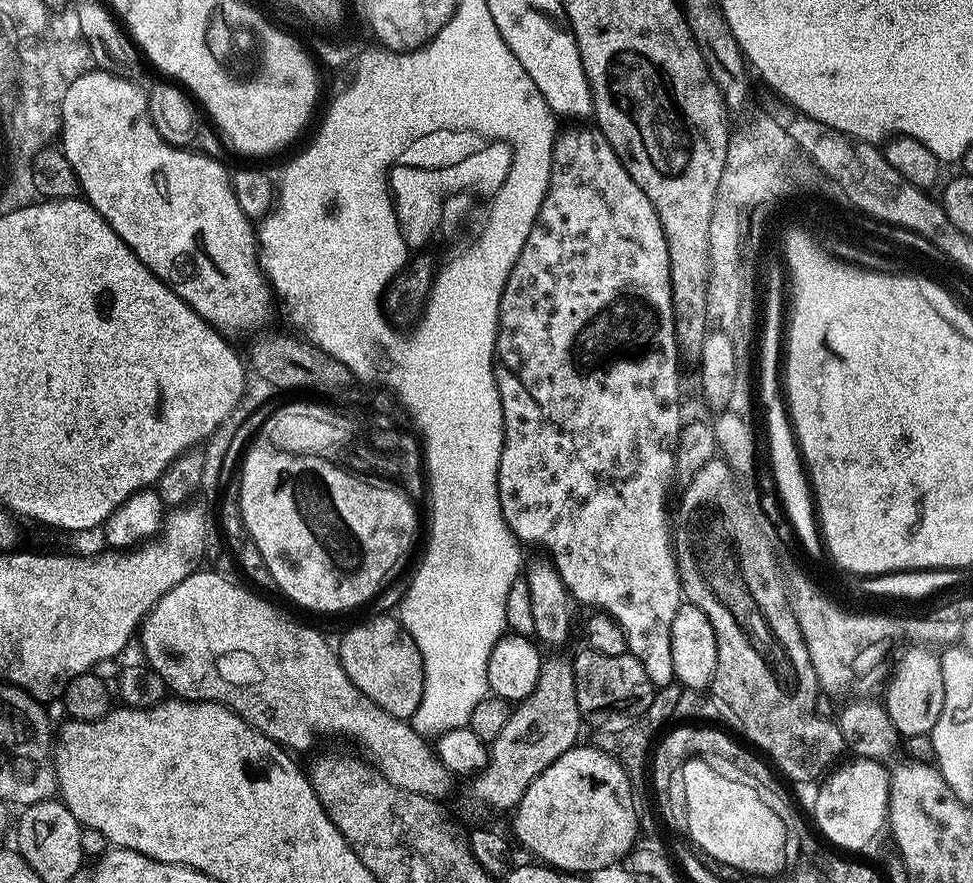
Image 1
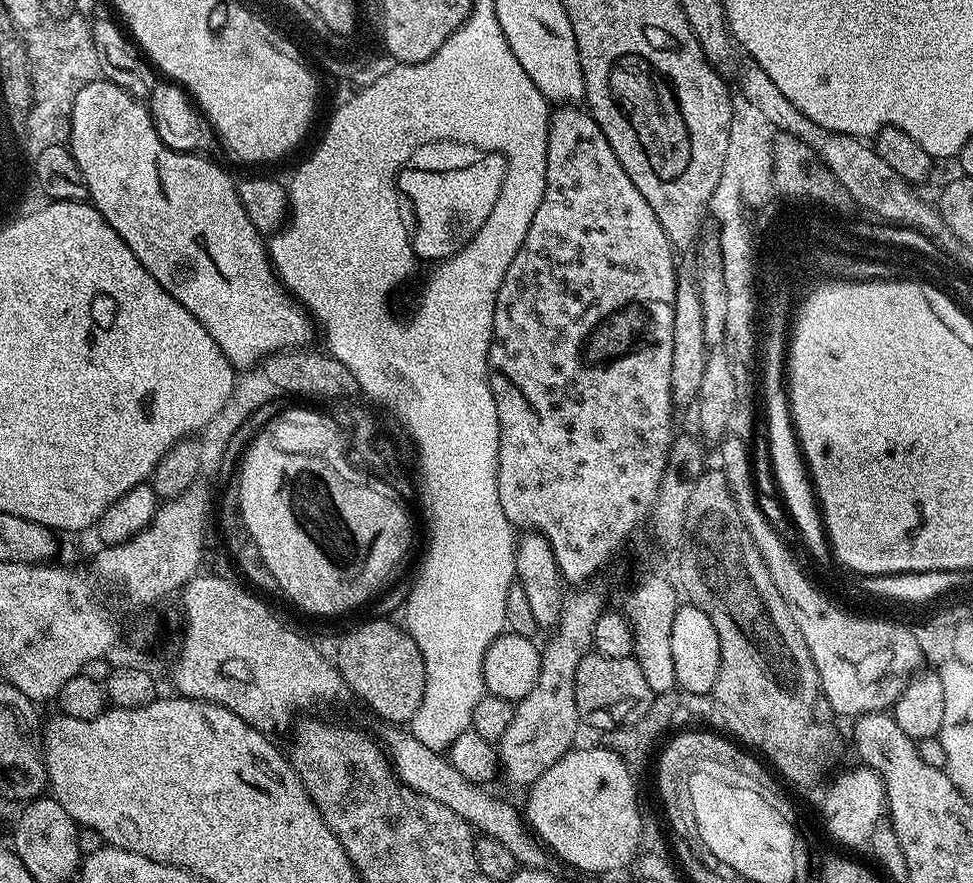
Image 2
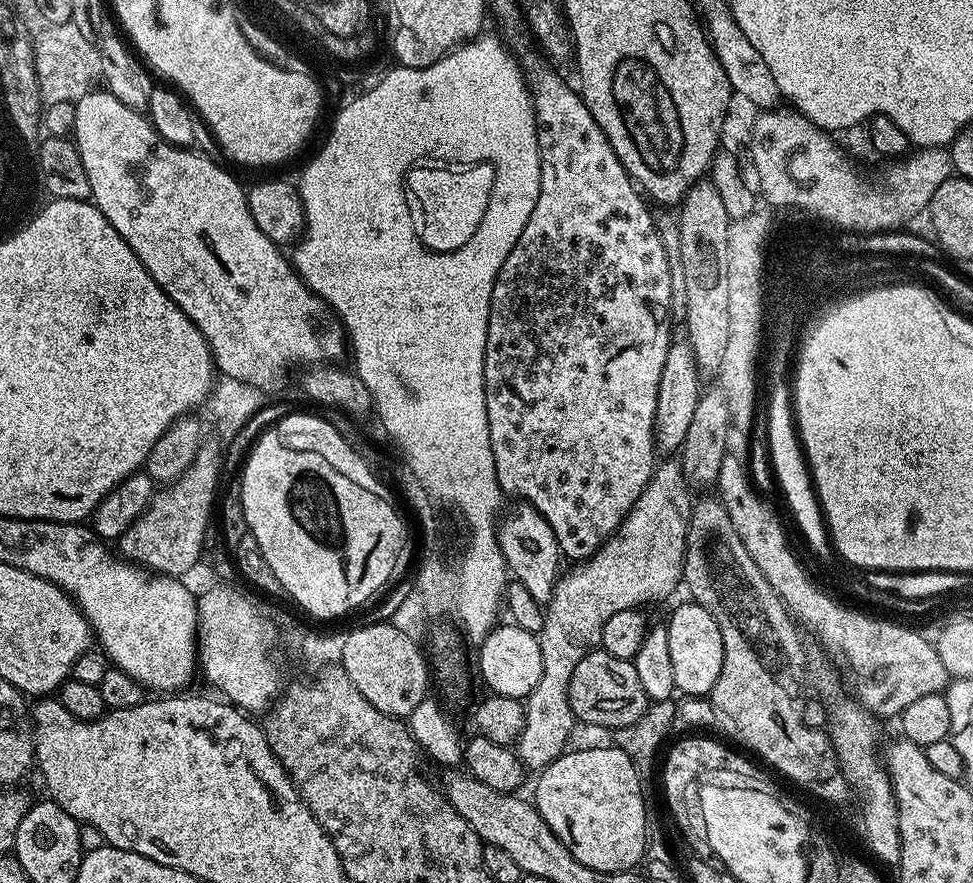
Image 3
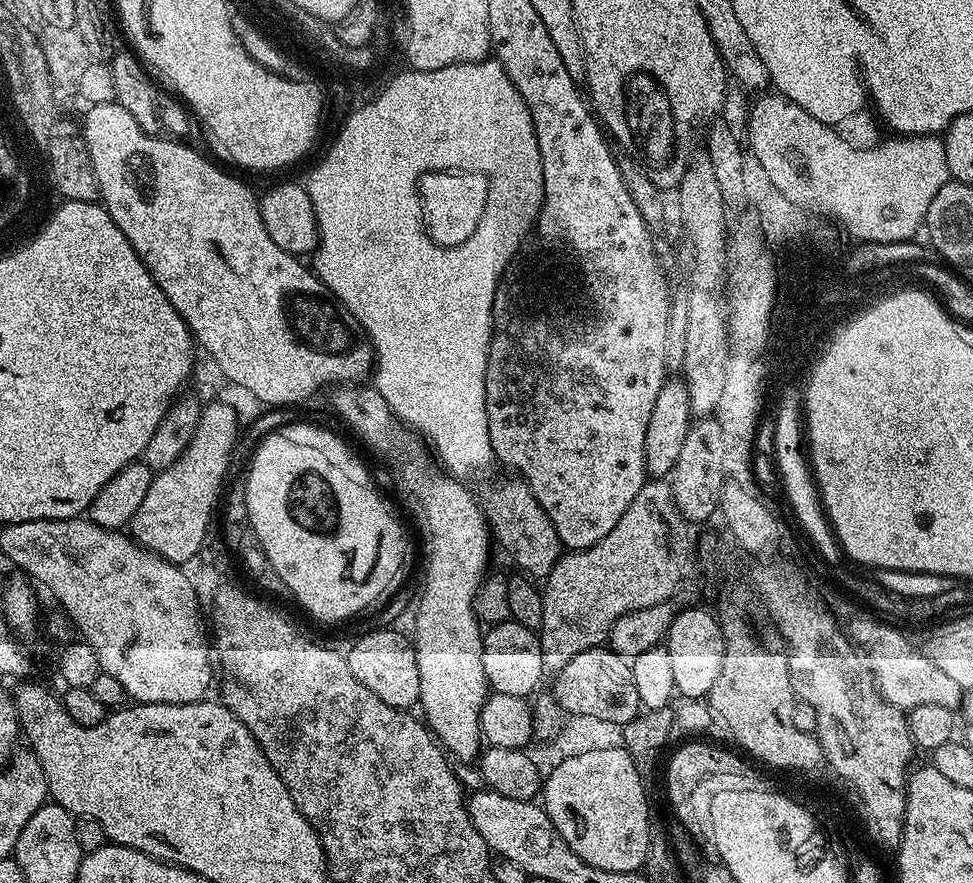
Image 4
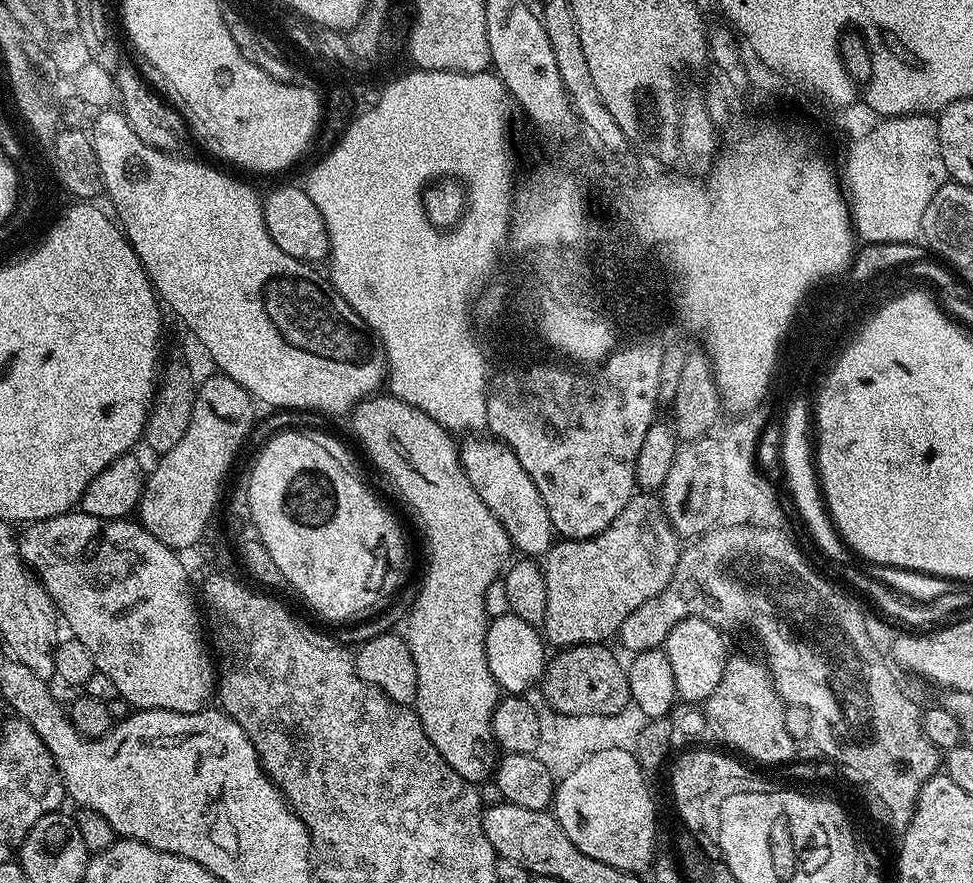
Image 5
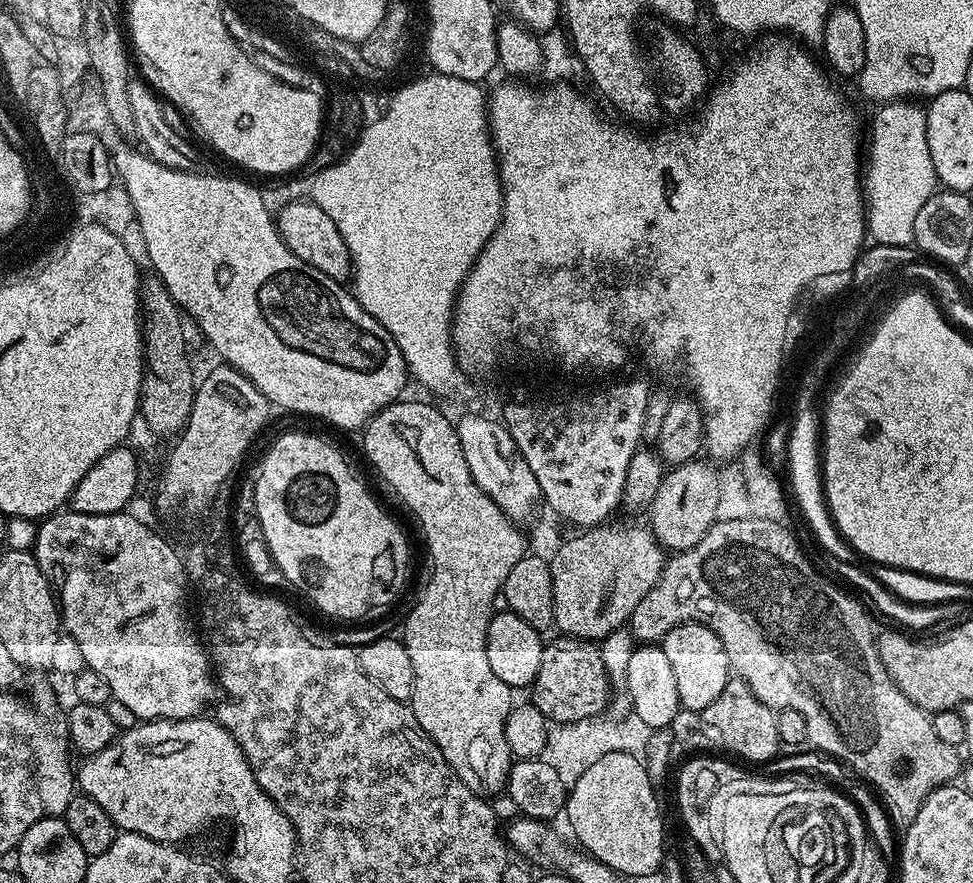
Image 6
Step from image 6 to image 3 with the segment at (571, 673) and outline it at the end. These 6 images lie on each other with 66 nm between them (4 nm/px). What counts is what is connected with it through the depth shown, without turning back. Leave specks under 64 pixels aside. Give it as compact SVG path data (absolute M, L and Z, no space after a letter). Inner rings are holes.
M603 650L586 654L586 658L574 666L574 674L570 674L568 697L573 717L581 725L593 724L609 730L630 726L650 703L646 690L642 690L635 663L614 658L614 654Z

